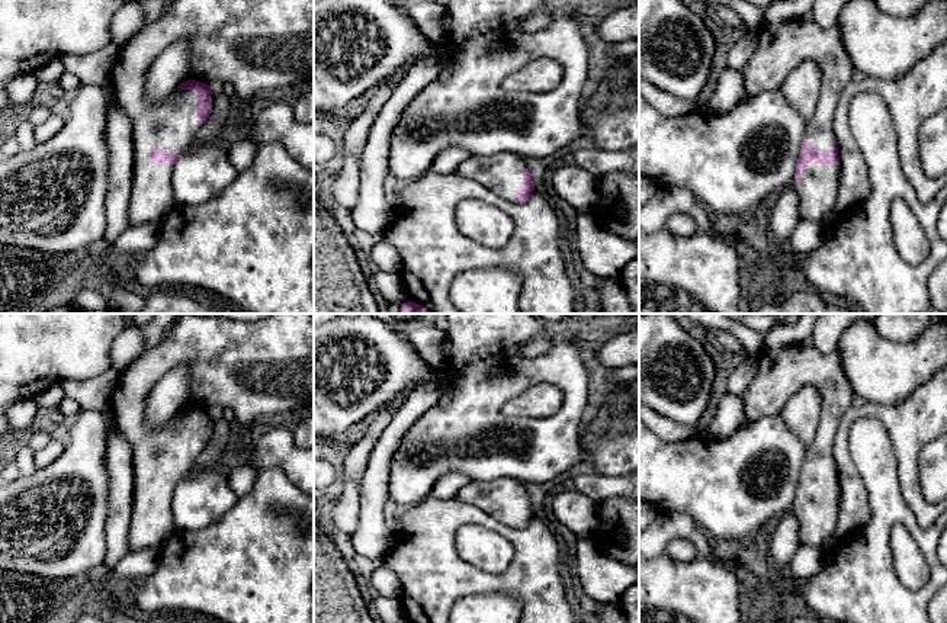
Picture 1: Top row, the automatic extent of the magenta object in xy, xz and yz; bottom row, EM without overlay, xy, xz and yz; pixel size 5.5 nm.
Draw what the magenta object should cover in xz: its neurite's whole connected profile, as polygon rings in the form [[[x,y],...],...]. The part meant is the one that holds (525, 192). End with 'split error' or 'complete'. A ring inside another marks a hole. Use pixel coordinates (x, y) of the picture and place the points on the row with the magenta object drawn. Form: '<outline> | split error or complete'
[[[513,152],[472,154],[458,167],[456,174],[482,184],[511,203],[524,203],[535,192],[533,177],[524,158]]] | split error

